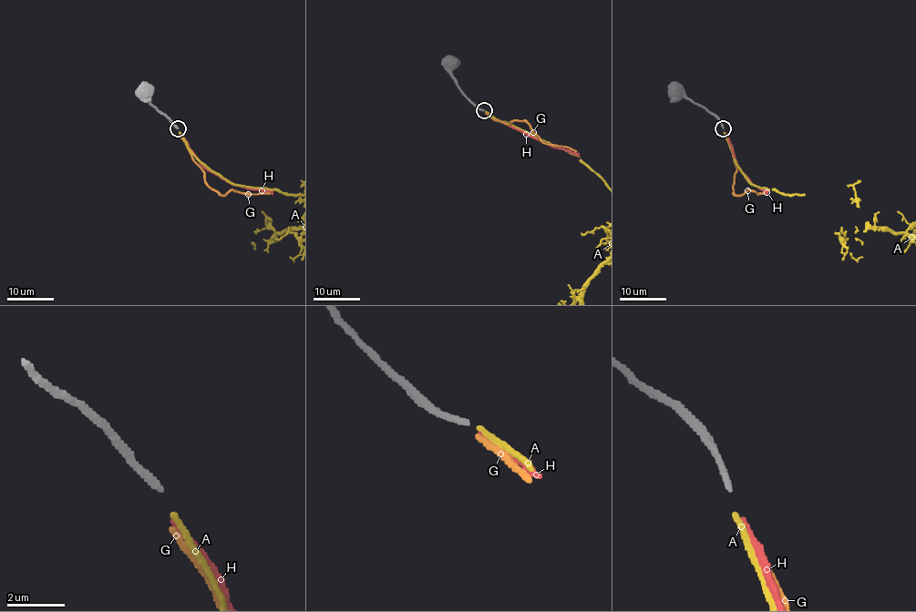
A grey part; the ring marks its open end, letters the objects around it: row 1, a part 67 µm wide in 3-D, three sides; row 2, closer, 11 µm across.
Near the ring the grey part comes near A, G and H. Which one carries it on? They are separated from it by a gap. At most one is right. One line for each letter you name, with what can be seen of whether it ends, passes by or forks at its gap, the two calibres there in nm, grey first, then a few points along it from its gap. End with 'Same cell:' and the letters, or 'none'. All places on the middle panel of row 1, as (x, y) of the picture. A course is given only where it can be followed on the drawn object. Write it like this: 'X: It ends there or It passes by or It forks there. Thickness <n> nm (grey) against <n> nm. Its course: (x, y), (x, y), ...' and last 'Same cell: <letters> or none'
A: It ends there. Thickness 220 nm (grey) against 190 nm
Same cell: A

